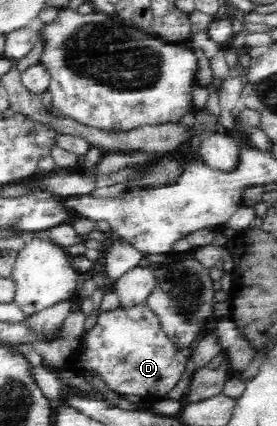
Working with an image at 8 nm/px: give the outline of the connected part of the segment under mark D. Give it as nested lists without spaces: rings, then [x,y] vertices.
[[[146,302],[130,308],[101,311],[89,331],[82,331],[79,345],[67,359],[66,367],[84,376],[86,371],[118,394],[135,395],[146,402],[166,398],[185,373],[188,355],[179,353],[163,331],[161,320]]]

